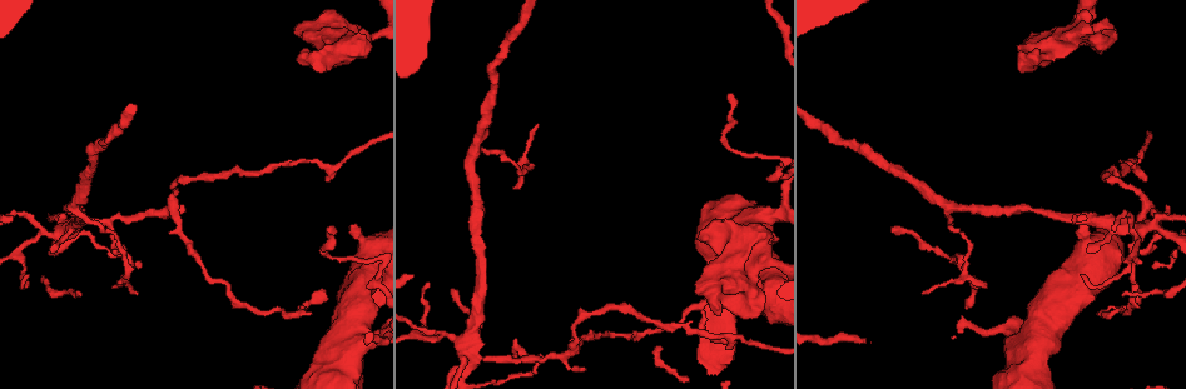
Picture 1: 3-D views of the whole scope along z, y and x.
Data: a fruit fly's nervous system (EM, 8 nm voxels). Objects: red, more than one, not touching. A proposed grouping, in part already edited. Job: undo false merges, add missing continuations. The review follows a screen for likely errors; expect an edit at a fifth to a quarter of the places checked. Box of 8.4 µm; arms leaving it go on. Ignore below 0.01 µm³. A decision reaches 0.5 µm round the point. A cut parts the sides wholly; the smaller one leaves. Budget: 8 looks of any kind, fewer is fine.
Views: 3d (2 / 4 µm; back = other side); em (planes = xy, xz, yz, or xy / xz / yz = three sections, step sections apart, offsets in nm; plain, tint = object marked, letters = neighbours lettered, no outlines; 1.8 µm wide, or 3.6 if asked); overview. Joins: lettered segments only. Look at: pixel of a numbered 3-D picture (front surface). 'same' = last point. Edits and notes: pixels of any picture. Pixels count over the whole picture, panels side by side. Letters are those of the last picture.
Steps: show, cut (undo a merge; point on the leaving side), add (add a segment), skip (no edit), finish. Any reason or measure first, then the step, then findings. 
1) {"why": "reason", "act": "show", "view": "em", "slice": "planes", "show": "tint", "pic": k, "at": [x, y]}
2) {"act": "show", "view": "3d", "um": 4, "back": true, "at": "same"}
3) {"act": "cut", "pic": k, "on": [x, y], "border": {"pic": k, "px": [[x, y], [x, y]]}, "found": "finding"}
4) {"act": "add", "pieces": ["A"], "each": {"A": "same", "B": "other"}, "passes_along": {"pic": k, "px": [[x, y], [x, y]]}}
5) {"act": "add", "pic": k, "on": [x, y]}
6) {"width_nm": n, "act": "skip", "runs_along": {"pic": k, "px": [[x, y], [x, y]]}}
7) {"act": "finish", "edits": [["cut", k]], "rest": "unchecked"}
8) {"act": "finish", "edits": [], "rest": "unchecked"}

{"why": "thick turns thin", "act": "show", "view": "em", "um": 3.6, "slice": "xy", "step": 4, "show": "tint", "pic": 1, "at": [340, 343]}

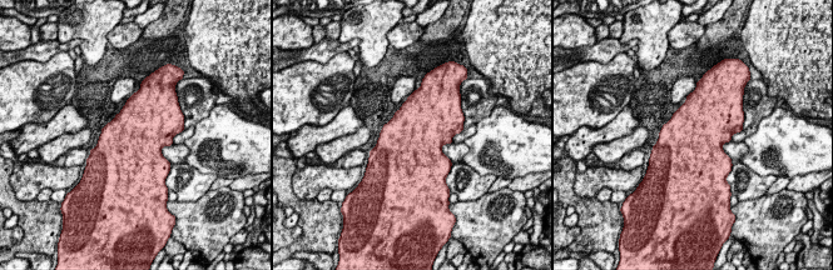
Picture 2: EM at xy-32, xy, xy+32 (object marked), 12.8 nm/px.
{"act": "show", "view": "em", "um": 3.6, "slice": "planes", "show": "letters", "at": "same"}

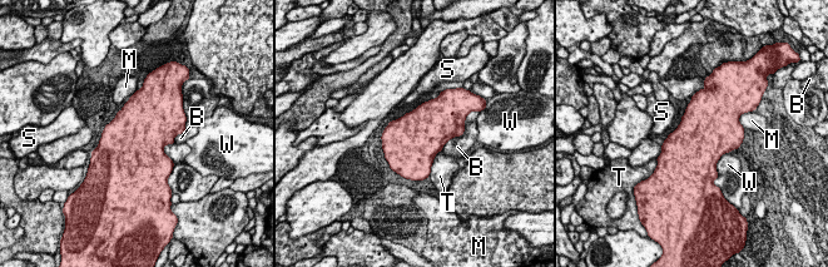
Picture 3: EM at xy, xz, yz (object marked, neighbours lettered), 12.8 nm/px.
{"act": "skip", "each": {"B": "other", "M": "other", "S": "other", "T": "other", "W": "other"}, "border": {"pic": 3, "px": [[174, 142], [164, 147], [165, 156]]}, "found": "continuous, no second neuron"}

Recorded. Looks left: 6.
{"why": "thick end", "act": "show", "view": "em", "um": 3.6, "slice": "planes", "show": "plain", "pic": 1, "at": [1082, 229]}

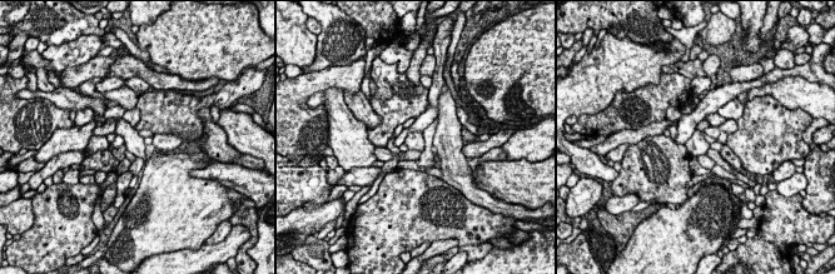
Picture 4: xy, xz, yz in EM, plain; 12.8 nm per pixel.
{"act": "show", "view": "em", "um": 3.6, "slice": "planes", "show": "letters", "at": "same"}

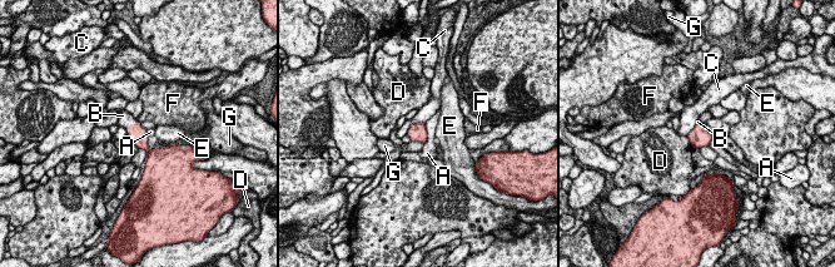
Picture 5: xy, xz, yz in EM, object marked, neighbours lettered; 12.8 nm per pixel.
{"act": "add", "pieces": ["B"], "each": {"A": "other", "B": "same", "C": "other", "D": "other", "E": "other", "F": "other", "G": "other"}, "passes_along": {"pic": 5, "px": [[138, 136], [129, 125], [125, 118]]}, "found": "the neuron continues"}

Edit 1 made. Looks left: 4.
{"act": "show", "view": "overview"}

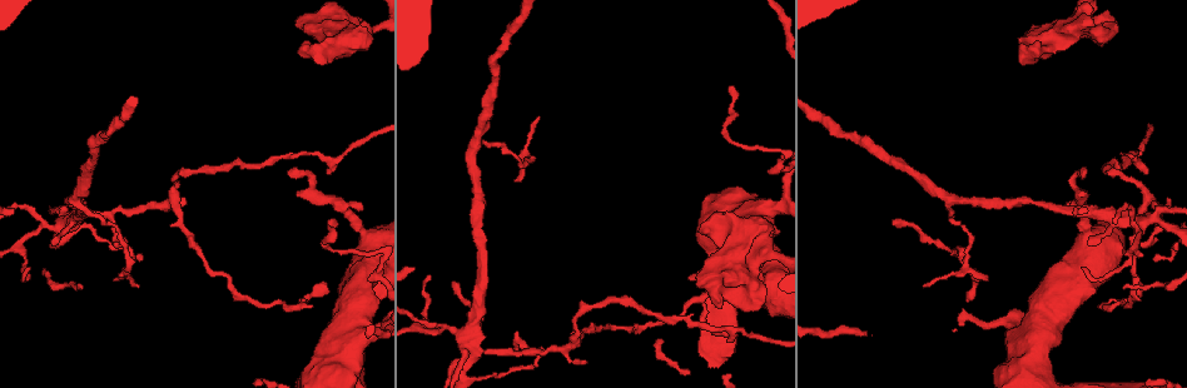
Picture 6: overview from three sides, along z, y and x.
{"why": "stops while still wide", "act": "show", "view": "em", "slice": "planes", "show": "letters", "pic": 6, "at": [701, 232]}

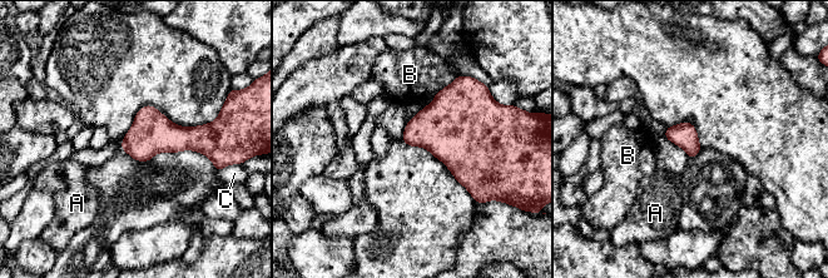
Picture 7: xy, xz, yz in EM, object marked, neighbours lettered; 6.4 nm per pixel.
{"longest_contact_nm": ["B", 190], "act": "skip", "each": {"A": "other", "B": "other", "C": "other"}, "border": {"pic": 7, "px": [[457, 77], [435, 93]]}, "found": "none of them fits"}

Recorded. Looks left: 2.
{"act": "finish", "edits": [["add", 5]], "rest": "unchecked"}

